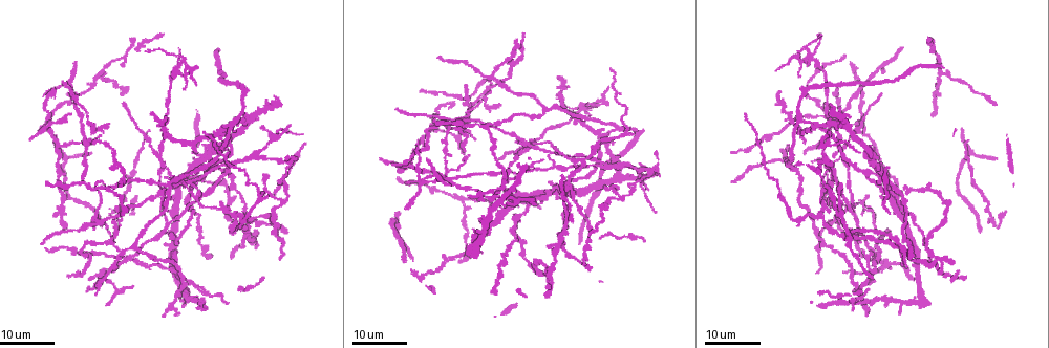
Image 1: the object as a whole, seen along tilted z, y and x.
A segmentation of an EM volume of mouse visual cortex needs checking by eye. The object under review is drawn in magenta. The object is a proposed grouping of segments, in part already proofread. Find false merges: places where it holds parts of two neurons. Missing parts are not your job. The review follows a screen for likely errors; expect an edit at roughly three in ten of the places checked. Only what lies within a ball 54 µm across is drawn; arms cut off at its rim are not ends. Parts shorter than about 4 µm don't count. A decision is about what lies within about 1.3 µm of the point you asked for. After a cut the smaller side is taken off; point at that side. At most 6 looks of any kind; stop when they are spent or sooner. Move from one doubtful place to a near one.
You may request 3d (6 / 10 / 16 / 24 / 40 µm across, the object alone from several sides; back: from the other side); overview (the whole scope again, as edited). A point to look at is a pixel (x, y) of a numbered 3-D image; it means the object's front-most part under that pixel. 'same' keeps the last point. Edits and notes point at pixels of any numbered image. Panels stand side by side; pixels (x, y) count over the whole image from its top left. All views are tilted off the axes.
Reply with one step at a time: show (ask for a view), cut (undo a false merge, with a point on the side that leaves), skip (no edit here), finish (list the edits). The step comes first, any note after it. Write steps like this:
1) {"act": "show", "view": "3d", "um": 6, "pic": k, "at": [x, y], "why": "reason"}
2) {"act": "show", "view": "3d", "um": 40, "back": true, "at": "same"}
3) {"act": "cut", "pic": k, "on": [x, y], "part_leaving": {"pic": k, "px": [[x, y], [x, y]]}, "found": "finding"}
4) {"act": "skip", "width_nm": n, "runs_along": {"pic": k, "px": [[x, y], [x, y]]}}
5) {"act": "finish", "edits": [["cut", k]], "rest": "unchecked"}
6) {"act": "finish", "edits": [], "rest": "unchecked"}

{"act": "show", "view": "3d", "um": 16, "pic": 1, "at": [87, 148]}

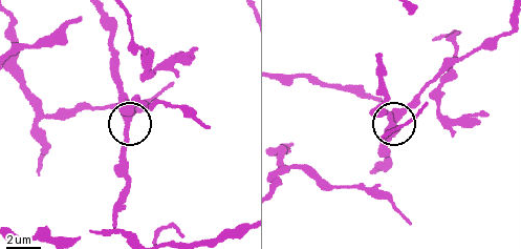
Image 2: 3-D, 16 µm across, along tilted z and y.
{"act": "show", "view": "3d", "um": 10, "pic": 2, "at": [127, 119]}

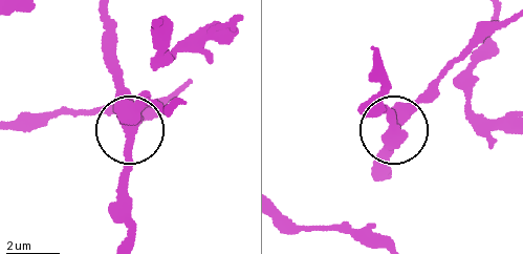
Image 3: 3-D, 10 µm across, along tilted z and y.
{"act": "skip", "side_arm_um": 8, "found": "all the same neuron"}

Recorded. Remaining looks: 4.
{"act": "show", "view": "3d", "um": 16, "pic": 1, "at": [98, 224]}

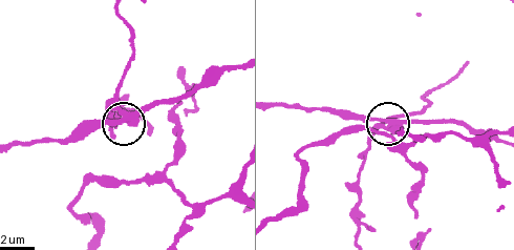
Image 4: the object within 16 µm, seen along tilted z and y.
{"act": "show", "view": "3d", "um": 6, "pic": 4, "at": [388, 124]}

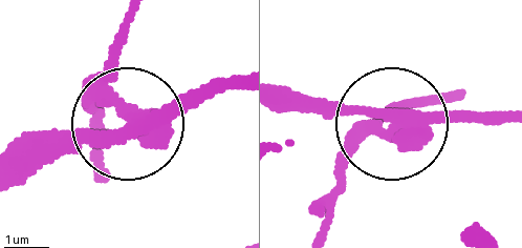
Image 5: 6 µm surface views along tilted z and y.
{"act": "skip", "width_nm": 320, "runs_along": {"pic": 5, "px": [[237, 76], [95, 132], [24, 128]]}, "found": "one neuron here"}

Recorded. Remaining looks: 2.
{"act": "finish", "edits": [], "rest": "unchecked"}

